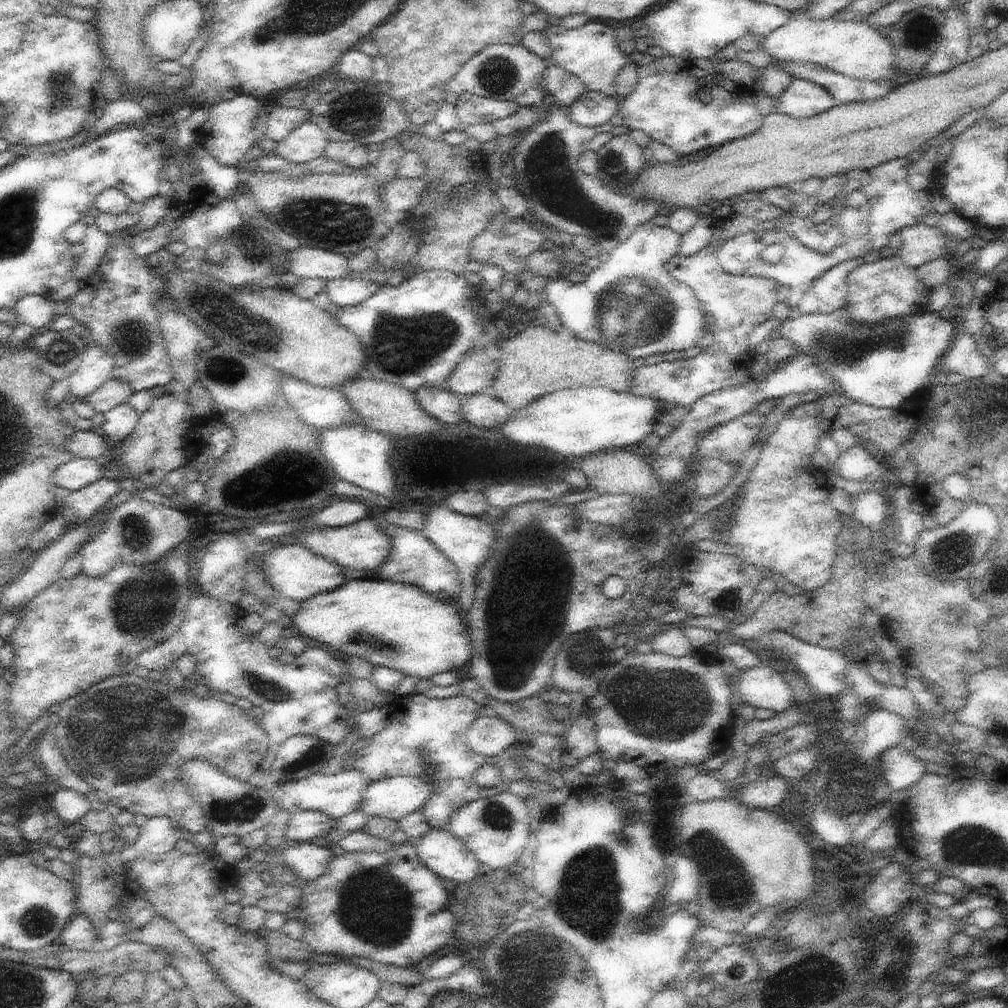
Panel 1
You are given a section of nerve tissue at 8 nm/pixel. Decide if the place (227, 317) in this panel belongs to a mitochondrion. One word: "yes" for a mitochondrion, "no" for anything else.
yes

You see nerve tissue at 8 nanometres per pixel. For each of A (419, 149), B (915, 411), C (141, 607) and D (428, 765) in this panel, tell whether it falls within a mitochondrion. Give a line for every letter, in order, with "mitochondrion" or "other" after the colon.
A: other
B: other
C: mitochondrion
D: mitochondrion

